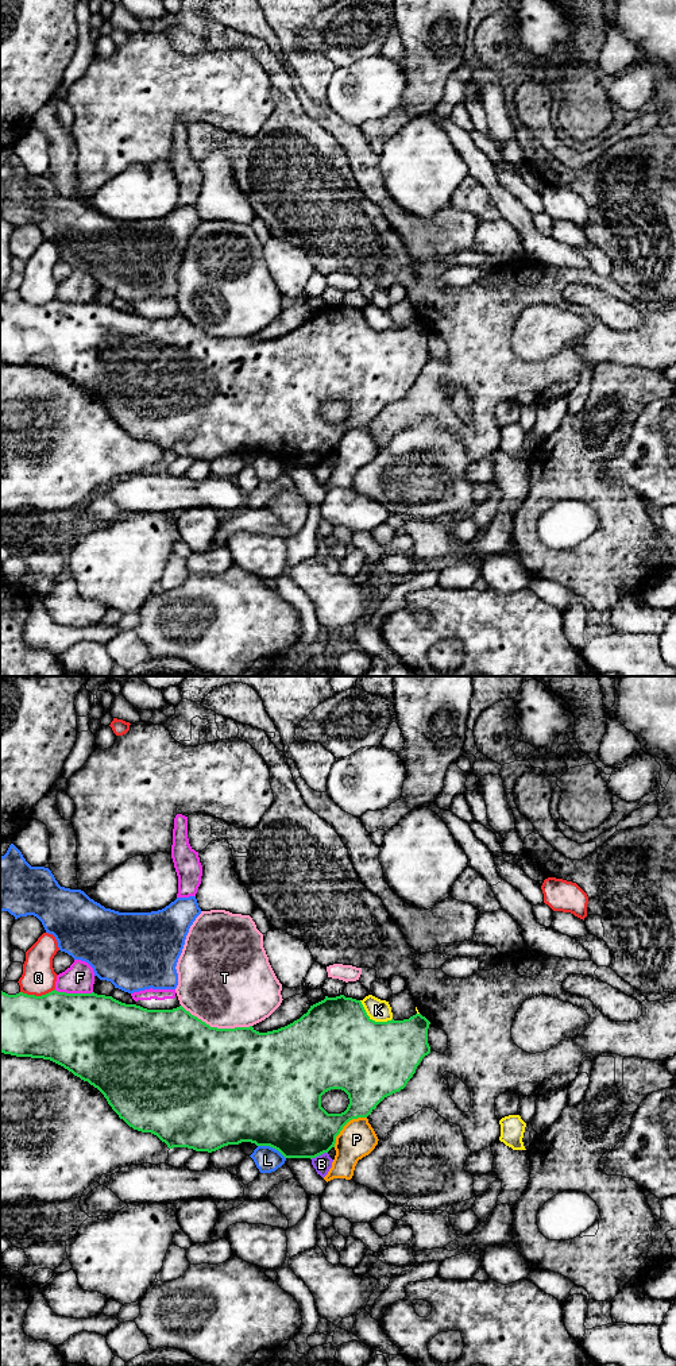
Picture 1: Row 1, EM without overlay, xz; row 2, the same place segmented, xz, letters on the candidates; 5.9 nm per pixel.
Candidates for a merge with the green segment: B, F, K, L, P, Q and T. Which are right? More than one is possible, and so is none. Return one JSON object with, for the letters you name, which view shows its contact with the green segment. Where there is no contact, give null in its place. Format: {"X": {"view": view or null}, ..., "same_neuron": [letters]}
{"same_neuron": []}

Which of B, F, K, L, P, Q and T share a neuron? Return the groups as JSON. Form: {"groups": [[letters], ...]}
{"groups": [["B"], ["F"], ["K"], ["L"], ["P"], ["Q"], ["T"]]}

